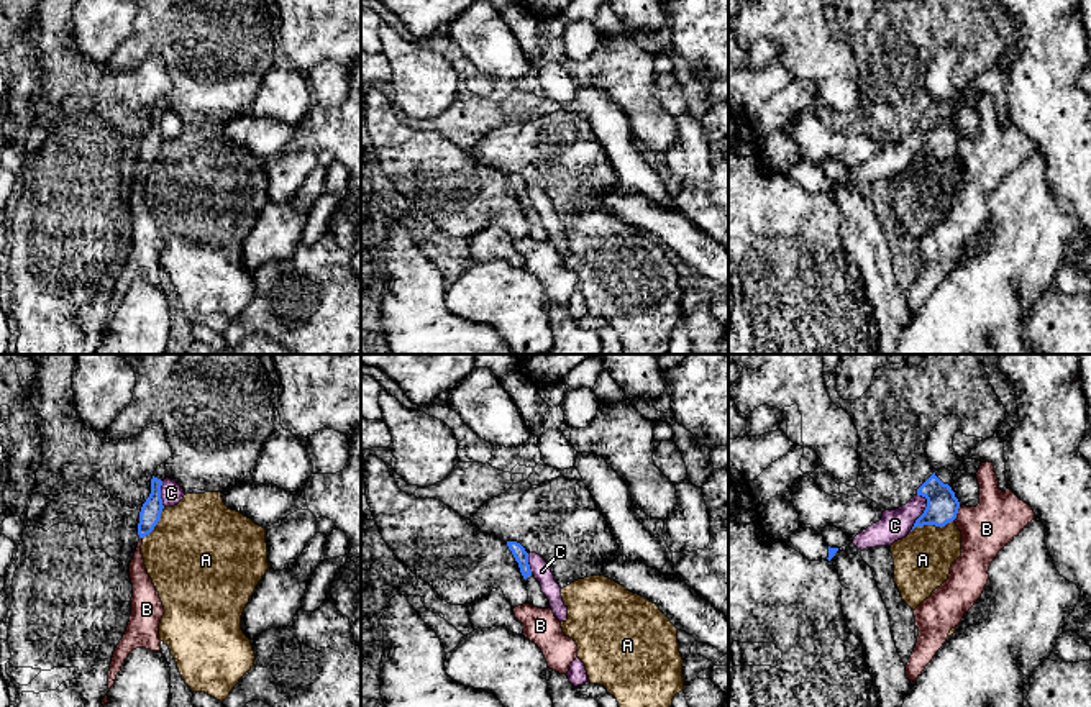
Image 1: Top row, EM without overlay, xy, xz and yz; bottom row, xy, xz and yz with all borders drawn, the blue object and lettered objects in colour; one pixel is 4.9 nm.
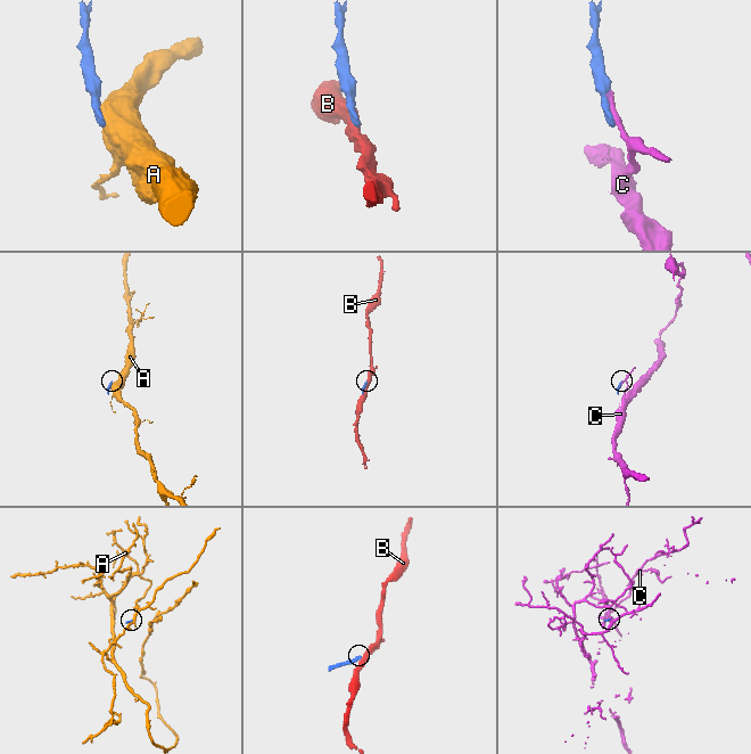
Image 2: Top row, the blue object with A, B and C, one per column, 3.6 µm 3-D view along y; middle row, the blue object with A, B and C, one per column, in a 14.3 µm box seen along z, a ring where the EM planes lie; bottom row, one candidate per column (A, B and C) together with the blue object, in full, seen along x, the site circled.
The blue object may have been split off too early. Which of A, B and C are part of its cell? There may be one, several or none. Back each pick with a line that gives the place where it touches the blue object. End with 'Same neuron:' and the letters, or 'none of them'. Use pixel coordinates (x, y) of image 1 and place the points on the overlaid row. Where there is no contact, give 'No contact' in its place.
Same neuron: none of them

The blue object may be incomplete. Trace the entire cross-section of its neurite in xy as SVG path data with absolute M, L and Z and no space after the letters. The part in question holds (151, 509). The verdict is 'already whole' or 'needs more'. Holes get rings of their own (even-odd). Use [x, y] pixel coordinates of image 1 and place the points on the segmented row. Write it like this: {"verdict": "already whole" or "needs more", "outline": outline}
{"verdict": "needs more", "outline": "M166 463L156 468L151 479L151 494L141 507L138 523L139 538L149 535L161 518L161 512L164 509L161 499L161 486L164 479L166 479Z"}

